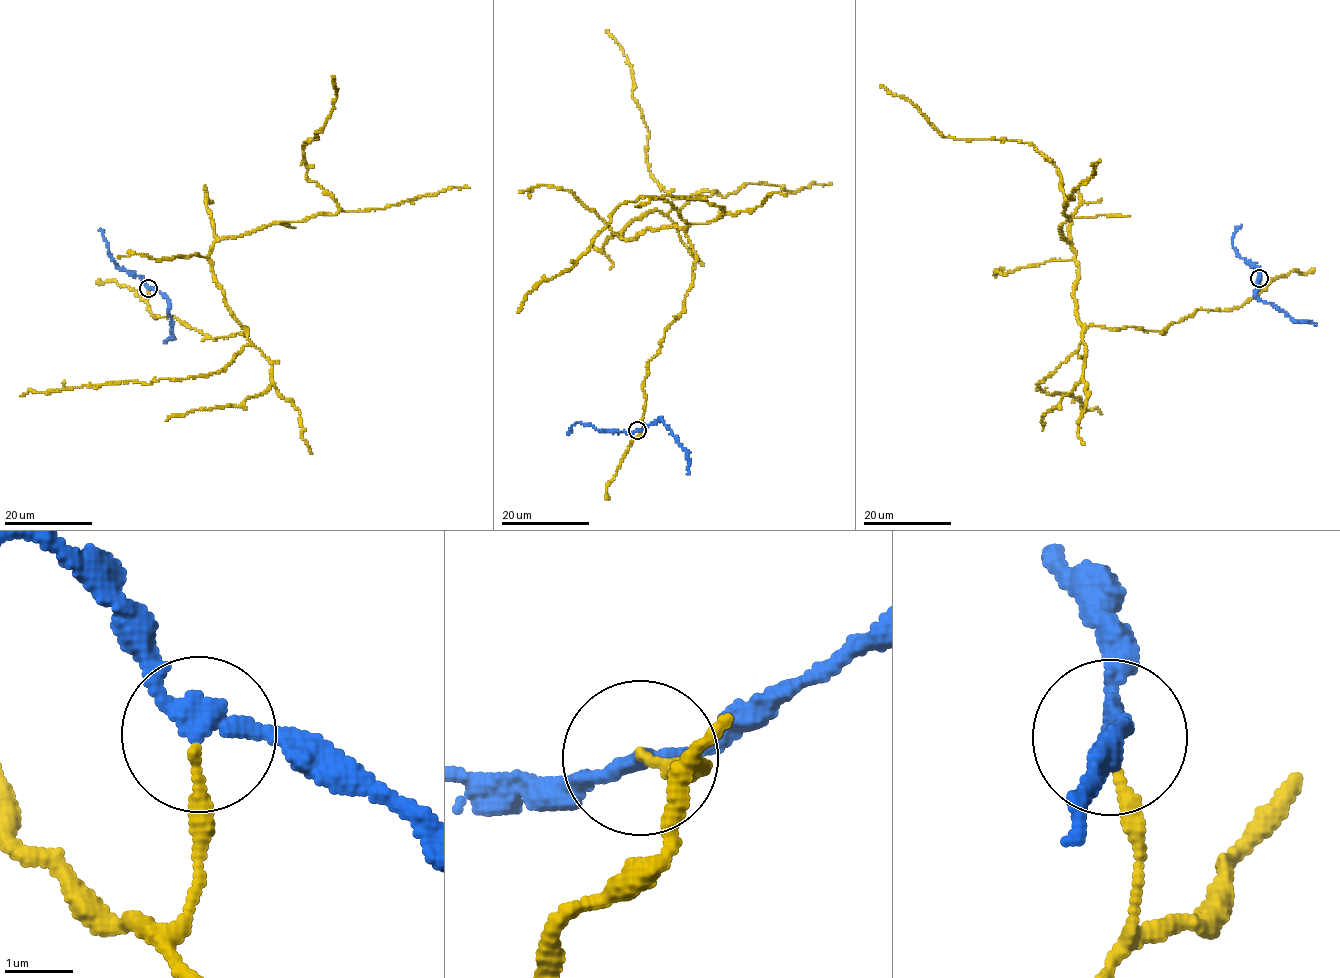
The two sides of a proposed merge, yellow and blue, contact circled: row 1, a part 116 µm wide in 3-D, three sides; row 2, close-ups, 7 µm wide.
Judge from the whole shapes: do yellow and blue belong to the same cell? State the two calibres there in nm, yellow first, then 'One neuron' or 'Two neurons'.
Thickness 140 nm (yellow) against 240 nm. Two neurons

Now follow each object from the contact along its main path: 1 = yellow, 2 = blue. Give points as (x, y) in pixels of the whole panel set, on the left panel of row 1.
1: (148, 288), (152, 316), (247, 334), (208, 254), (338, 210), (303, 144), (332, 110), (333, 76)
2: (148, 288), (154, 288), (168, 301), (172, 336), (164, 342)

